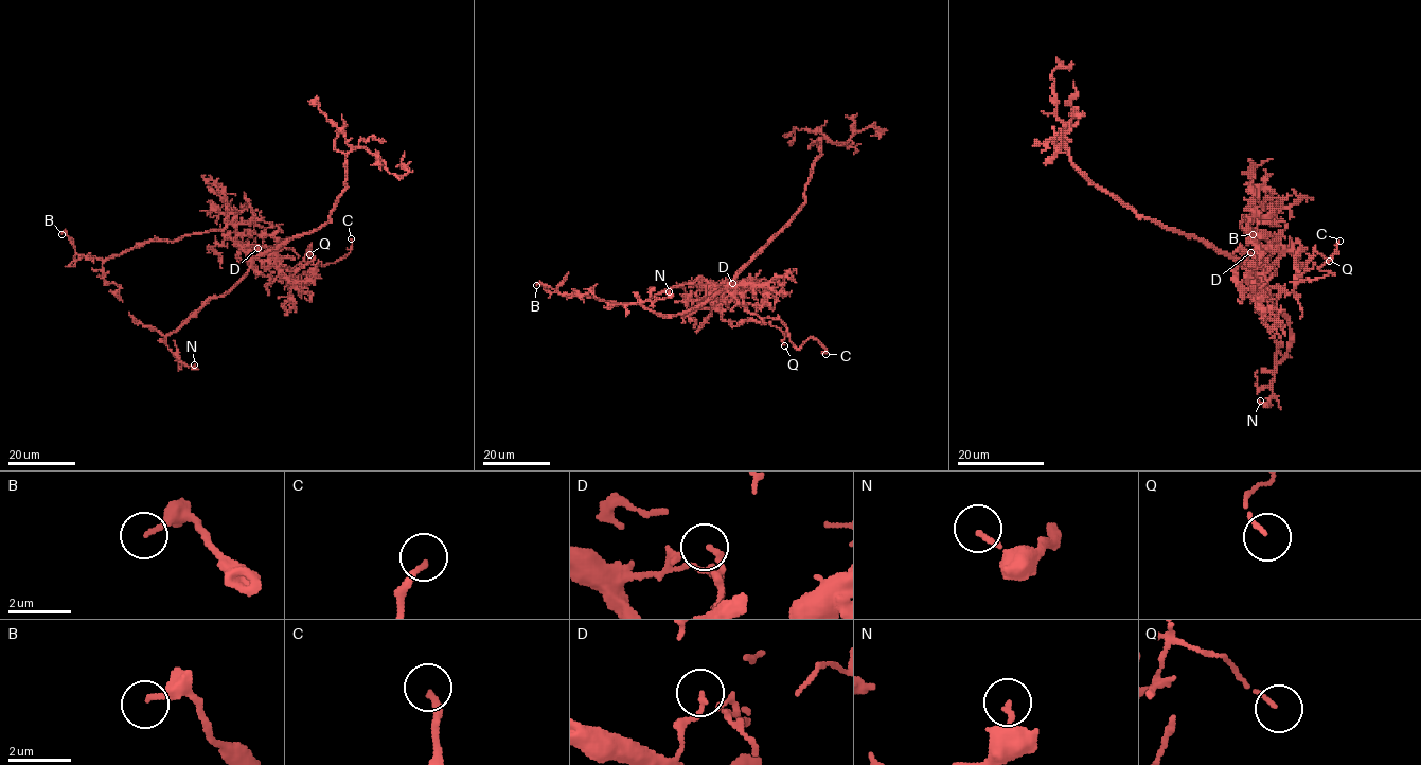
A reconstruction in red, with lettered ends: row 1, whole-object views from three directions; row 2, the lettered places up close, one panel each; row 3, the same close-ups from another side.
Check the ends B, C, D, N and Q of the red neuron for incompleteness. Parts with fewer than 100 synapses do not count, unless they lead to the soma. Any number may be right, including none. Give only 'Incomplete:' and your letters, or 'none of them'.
Incomplete: C

